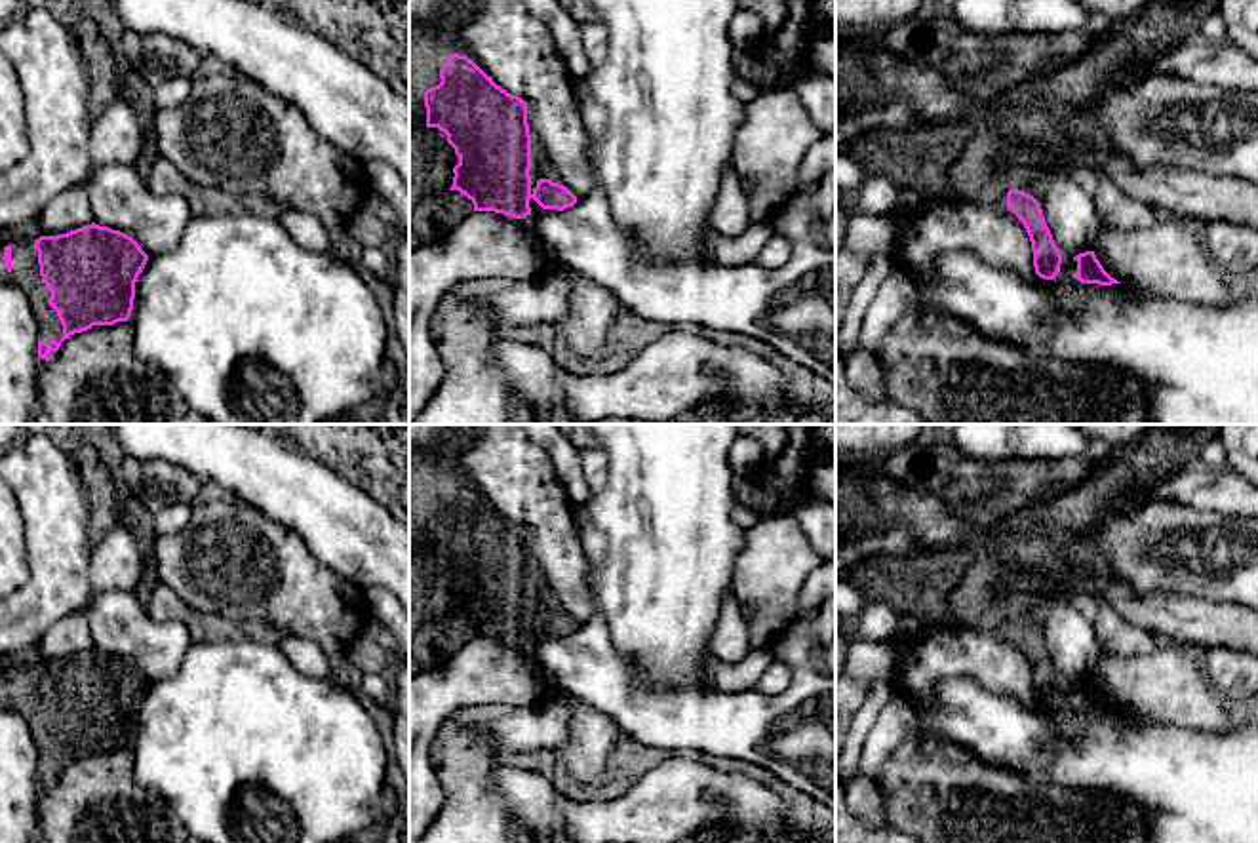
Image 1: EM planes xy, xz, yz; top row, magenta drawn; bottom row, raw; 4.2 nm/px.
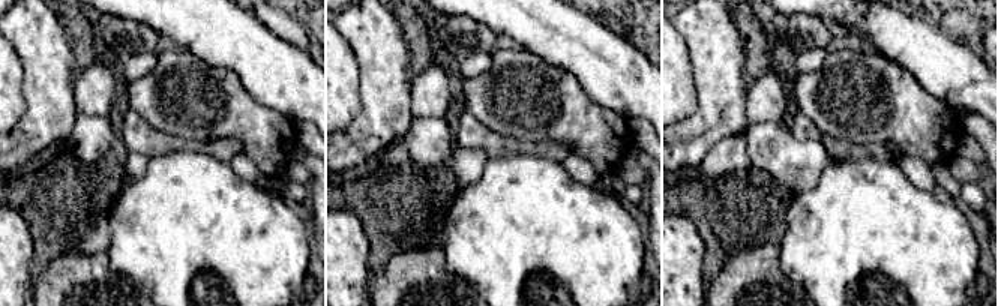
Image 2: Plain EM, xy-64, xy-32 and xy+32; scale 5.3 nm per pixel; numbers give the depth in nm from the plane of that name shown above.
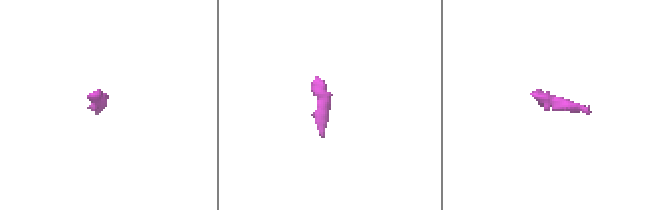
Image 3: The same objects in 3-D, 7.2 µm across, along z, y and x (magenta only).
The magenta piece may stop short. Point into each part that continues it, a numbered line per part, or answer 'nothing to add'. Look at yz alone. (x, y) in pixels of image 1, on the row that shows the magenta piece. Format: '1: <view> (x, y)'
nothing to add

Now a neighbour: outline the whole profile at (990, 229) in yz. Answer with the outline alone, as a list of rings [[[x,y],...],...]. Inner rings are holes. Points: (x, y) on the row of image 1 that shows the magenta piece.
[[[931,192],[919,209],[889,215],[900,226],[900,244],[891,255],[925,303],[934,295],[934,263],[942,253],[973,251],[990,266],[1009,268],[1028,282],[1035,274],[1030,236],[1007,204],[971,204]]]

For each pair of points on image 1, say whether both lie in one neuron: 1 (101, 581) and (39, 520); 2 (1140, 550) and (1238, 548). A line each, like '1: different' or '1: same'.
1: different
2: same

